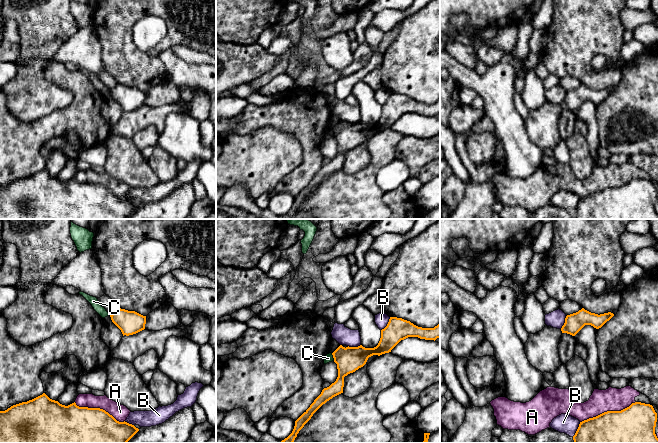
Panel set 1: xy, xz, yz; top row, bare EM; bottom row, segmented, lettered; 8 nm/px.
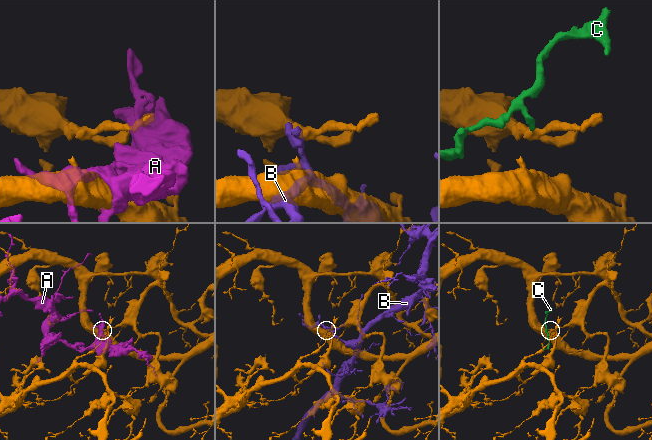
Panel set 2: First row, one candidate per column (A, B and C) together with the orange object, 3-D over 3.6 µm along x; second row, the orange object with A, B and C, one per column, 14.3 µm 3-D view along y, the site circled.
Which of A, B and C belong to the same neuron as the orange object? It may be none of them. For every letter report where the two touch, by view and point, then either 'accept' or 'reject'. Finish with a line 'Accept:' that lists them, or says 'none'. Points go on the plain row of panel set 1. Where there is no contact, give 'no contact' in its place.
A: yz (607, 187) | reject
B: xz (387, 100) | reject
C: xz (333, 133) | reject
Accept: none

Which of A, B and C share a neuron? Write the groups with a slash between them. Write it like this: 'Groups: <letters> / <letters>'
Groups: A / B / C

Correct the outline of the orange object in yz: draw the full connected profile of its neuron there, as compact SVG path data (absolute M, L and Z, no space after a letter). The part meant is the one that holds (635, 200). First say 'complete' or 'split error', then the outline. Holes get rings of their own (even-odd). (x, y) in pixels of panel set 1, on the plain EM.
complete; M632 179L621 187L607 187L580 198L574 219L658 219L655 210L657 189L650 180Z

